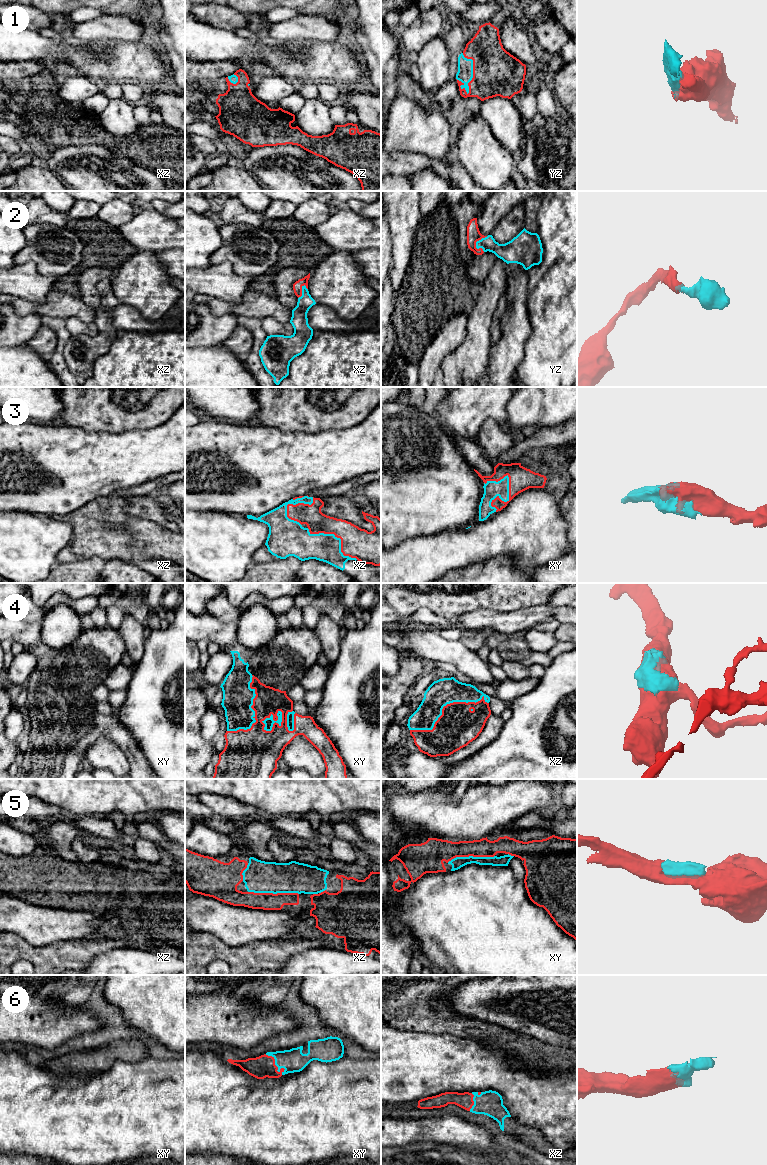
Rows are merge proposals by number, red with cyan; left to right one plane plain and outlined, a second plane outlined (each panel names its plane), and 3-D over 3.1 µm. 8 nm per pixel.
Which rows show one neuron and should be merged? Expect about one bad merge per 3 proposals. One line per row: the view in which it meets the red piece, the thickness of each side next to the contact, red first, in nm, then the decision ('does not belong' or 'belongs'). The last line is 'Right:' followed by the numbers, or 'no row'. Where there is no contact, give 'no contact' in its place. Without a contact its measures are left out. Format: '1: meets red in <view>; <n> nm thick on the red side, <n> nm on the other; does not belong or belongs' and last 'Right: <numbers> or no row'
1: meets red in yz; 380 nm thick on the red side, 130 nm on the other; belongs
2: meets red in yz; 110 nm thick on the red side, 140 nm on the other; belongs
3: meets red in xy; 190 nm thick on the red side, 140 nm on the other; belongs
4: meets red in xz; 320 nm thick on the red side, 220 nm on the other; belongs
5: meets red in xz; 140 nm thick on the red side, 260 nm on the other; belongs
6: meets red in xy; 180 nm thick on the red side, 190 nm on the other; belongs
Right: 1, 2, 3, 4, 5, 6

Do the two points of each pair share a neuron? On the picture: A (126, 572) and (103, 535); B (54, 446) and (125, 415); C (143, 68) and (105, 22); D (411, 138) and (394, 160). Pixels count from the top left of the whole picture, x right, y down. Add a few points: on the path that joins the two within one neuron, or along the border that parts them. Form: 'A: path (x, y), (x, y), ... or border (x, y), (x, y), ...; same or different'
A: border (107, 560), (122, 559), (140, 568); different
B: border (67, 424), (79, 426), (87, 430), (113, 432); different
C: border (140, 39), (135, 41), (117, 41); different
D: border (391, 151), (420, 152), (424, 155); different

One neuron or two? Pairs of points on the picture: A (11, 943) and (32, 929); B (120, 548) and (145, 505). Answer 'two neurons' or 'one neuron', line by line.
A: two neurons
B: two neurons

